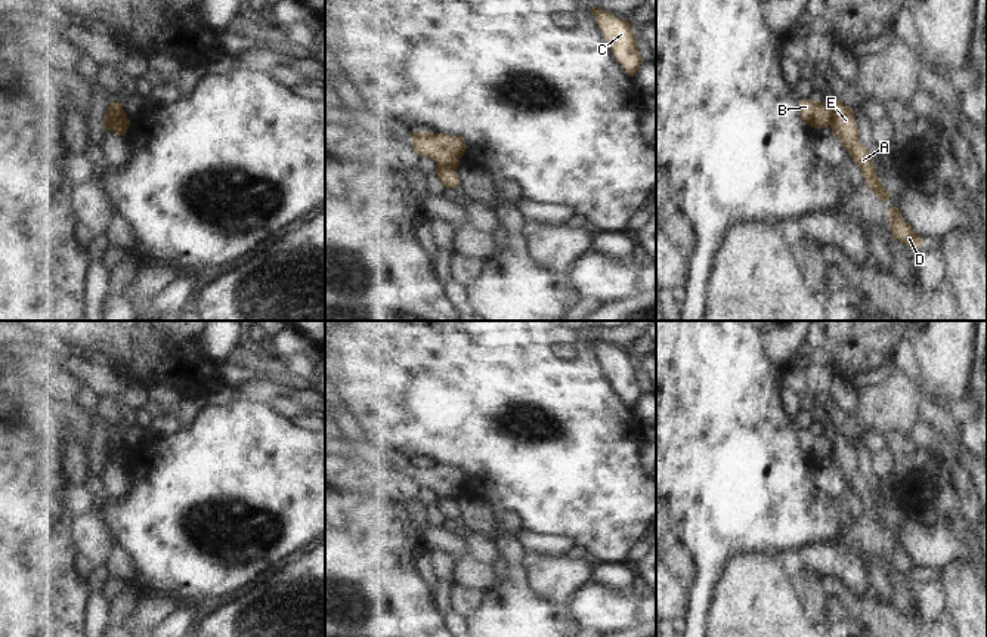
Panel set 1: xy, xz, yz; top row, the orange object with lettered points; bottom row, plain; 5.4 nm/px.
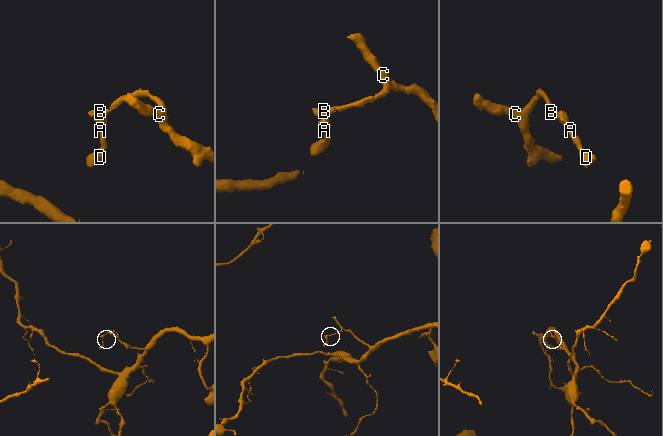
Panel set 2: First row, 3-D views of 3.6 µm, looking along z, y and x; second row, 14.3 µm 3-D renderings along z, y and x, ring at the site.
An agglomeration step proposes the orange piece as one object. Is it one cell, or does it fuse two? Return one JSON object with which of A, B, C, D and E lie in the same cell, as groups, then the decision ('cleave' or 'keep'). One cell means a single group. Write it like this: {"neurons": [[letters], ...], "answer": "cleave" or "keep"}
{"neurons": [["A", "D", "E"], ["B", "C"]], "answer": "cleave"}

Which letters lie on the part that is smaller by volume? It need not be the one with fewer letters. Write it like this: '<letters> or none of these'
A, D, E

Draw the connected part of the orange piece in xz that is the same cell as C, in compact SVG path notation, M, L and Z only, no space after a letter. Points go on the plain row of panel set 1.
M597 337L590 340L604 364L604 369L610 377L610 381L615 384L616 392L622 396L625 403L631 408L635 406L643 390L637 378L637 368L631 361L628 352L613 347L610 343L606 343Z

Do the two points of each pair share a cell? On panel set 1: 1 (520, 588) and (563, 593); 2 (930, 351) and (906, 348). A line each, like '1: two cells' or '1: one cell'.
1: two cells
2: two cells

